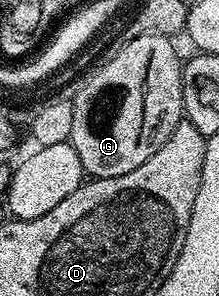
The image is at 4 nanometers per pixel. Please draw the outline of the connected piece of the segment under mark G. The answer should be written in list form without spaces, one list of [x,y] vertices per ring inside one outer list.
[[[145,34],[137,36],[136,39],[129,40],[124,46],[115,50],[116,54],[108,60],[104,66],[99,66],[83,83],[79,86],[79,91],[73,94],[73,132],[71,133],[69,143],[76,150],[77,156],[80,157],[83,165],[84,175],[91,178],[112,178],[113,176],[125,176],[125,172],[133,172],[133,168],[138,168],[140,164],[145,164],[145,160],[149,160],[149,156],[153,156],[157,152],[157,148],[161,148],[161,144],[165,144],[165,140],[169,140],[169,136],[173,132],[173,128],[177,128],[179,122],[184,121],[183,112],[183,89],[181,88],[181,80],[183,79],[183,62],[179,54],[175,51],[174,41],[170,37],[163,34]]]

